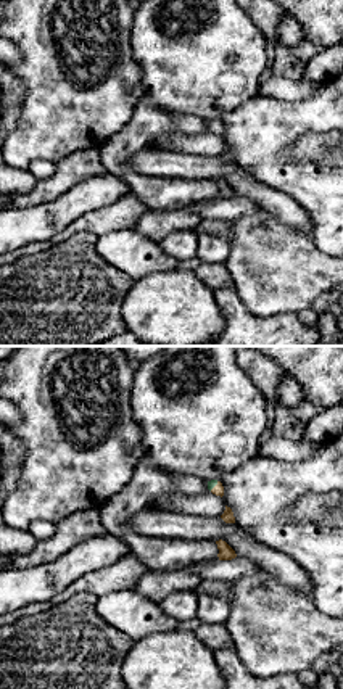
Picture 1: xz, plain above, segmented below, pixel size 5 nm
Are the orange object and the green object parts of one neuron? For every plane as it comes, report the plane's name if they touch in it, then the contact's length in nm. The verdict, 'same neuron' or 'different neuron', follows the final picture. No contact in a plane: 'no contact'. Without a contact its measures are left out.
meets orange in xz; contact 60 nm long

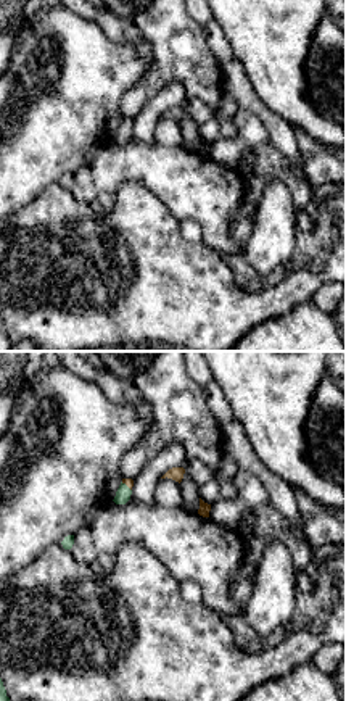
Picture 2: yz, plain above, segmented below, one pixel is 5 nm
meets orange in yz; contact 70 nm long

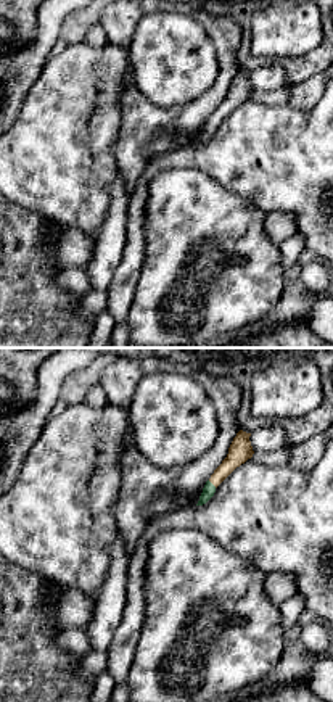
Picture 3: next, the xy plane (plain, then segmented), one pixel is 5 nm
meets orange in xy; contact 60 nm long

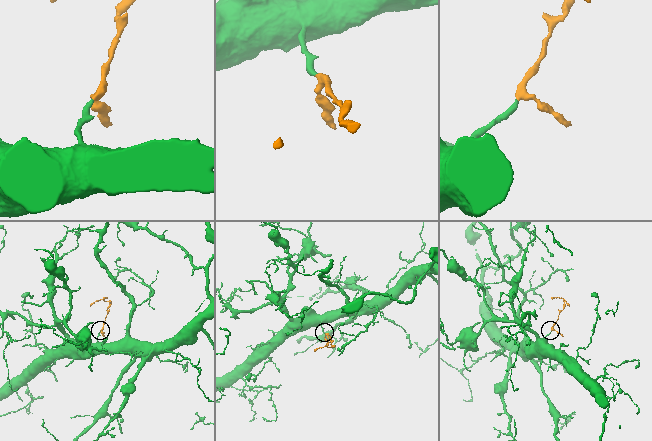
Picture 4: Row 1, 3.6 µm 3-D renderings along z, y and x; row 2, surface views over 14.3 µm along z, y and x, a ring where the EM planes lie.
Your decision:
same neuron

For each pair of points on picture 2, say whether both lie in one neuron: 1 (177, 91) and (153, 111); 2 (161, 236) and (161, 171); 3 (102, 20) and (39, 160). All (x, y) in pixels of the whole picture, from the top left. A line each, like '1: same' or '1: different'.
1: same
2: different
3: different

